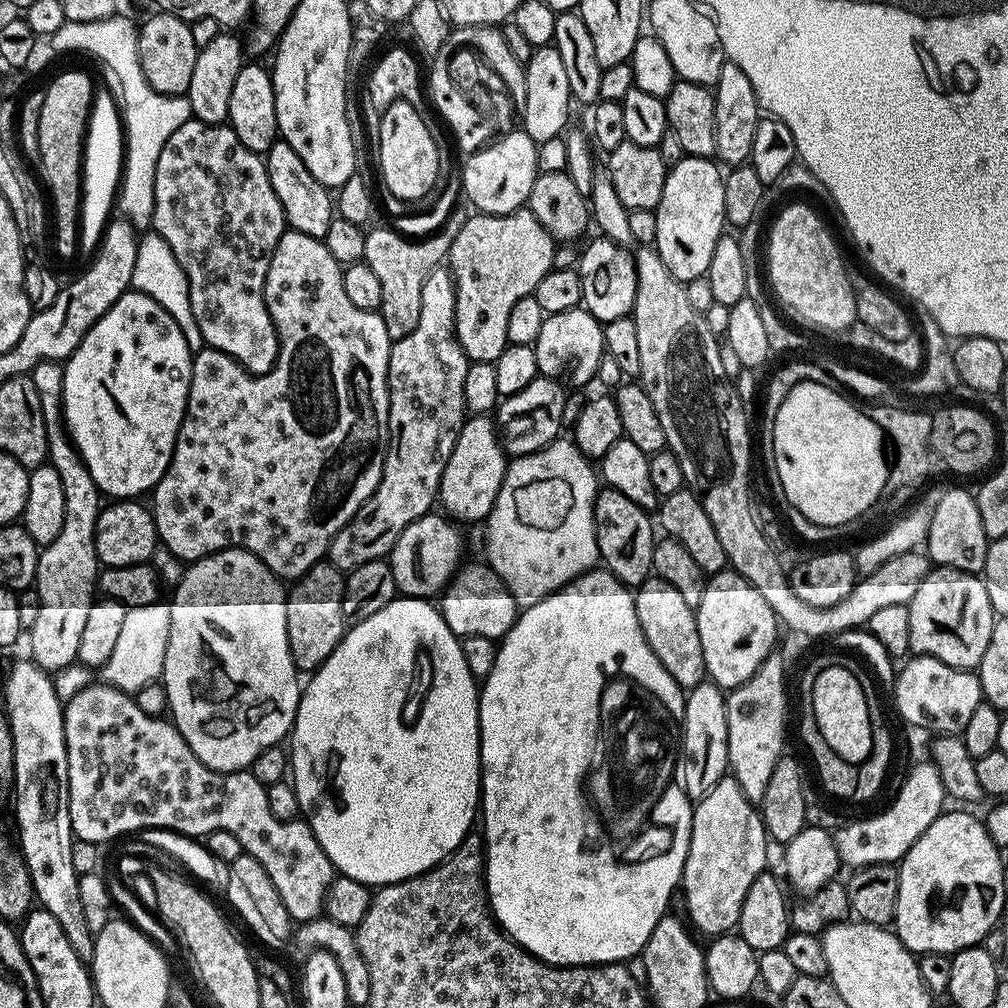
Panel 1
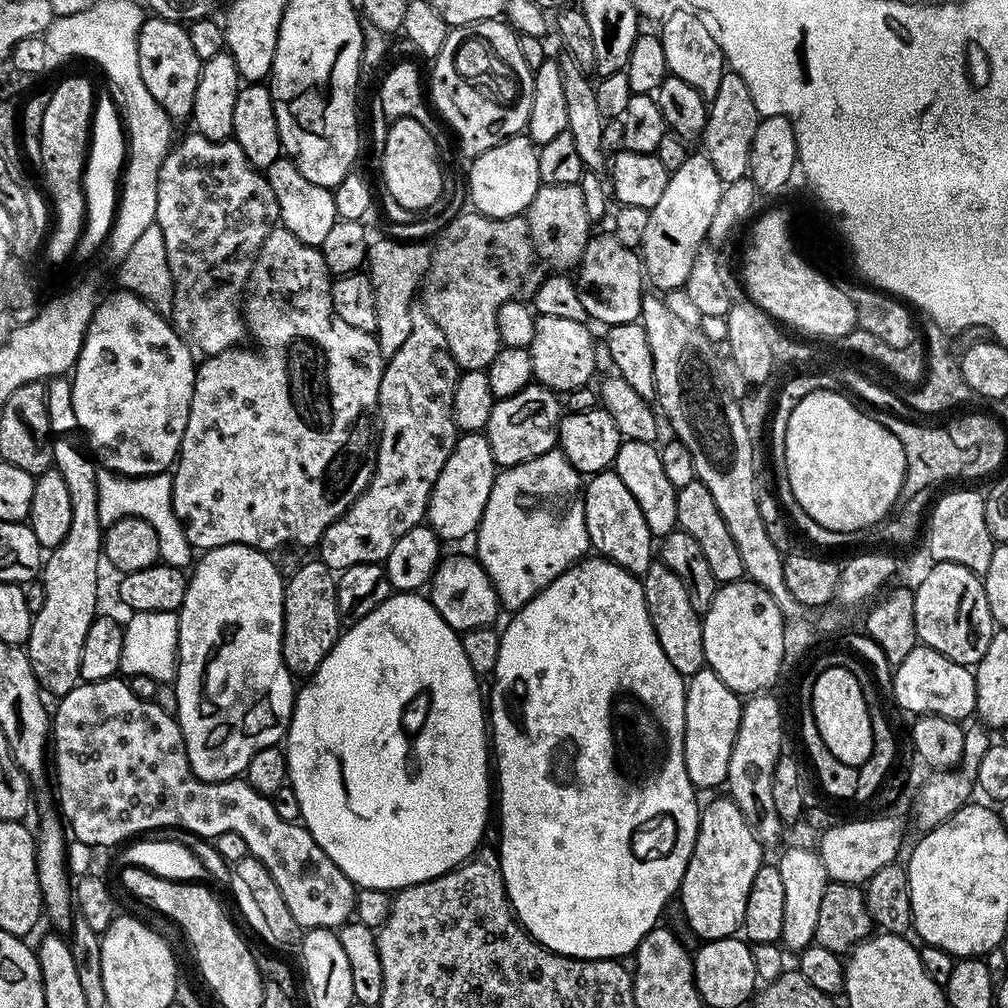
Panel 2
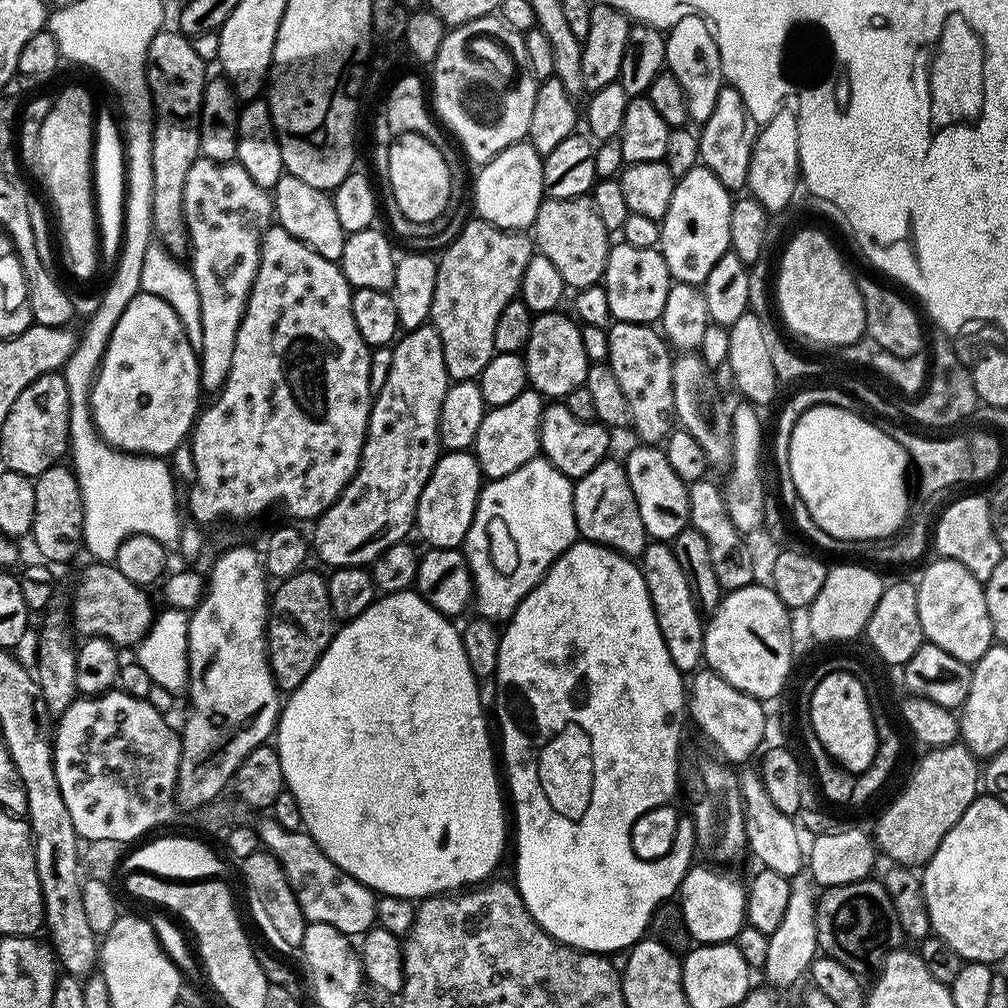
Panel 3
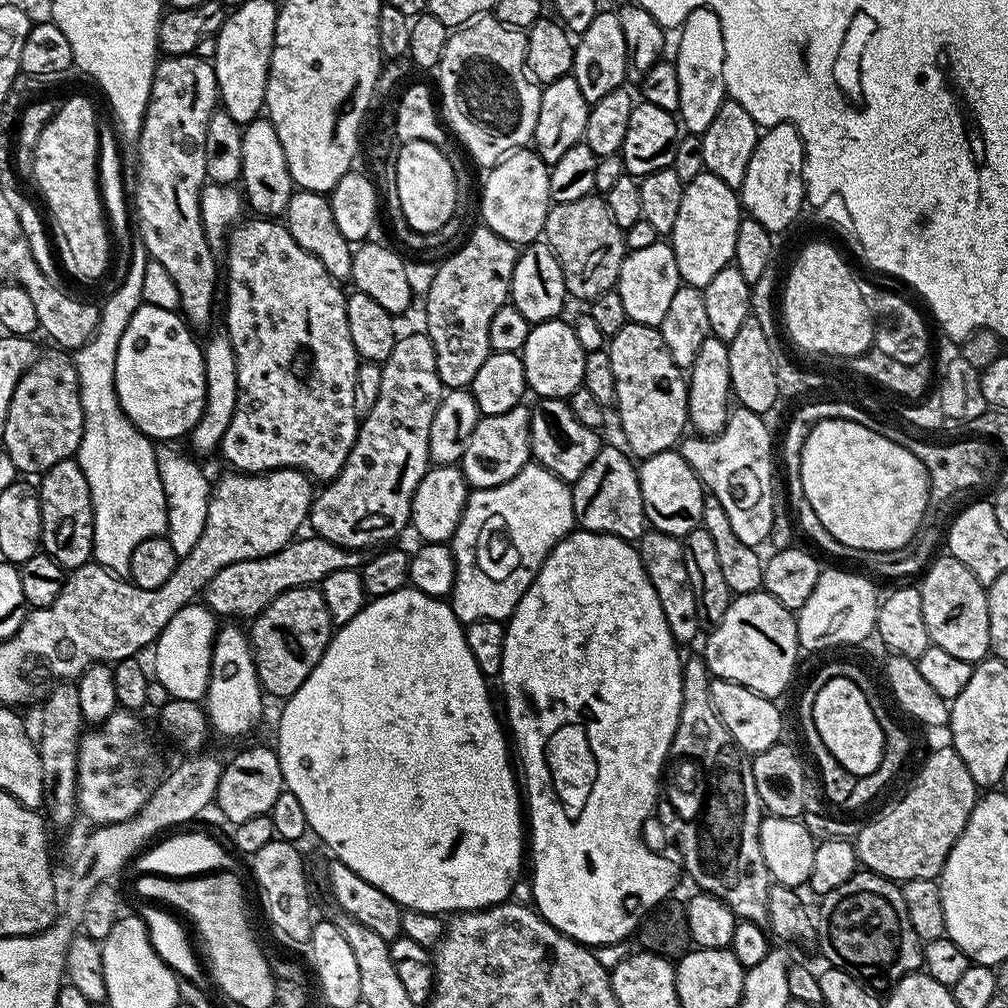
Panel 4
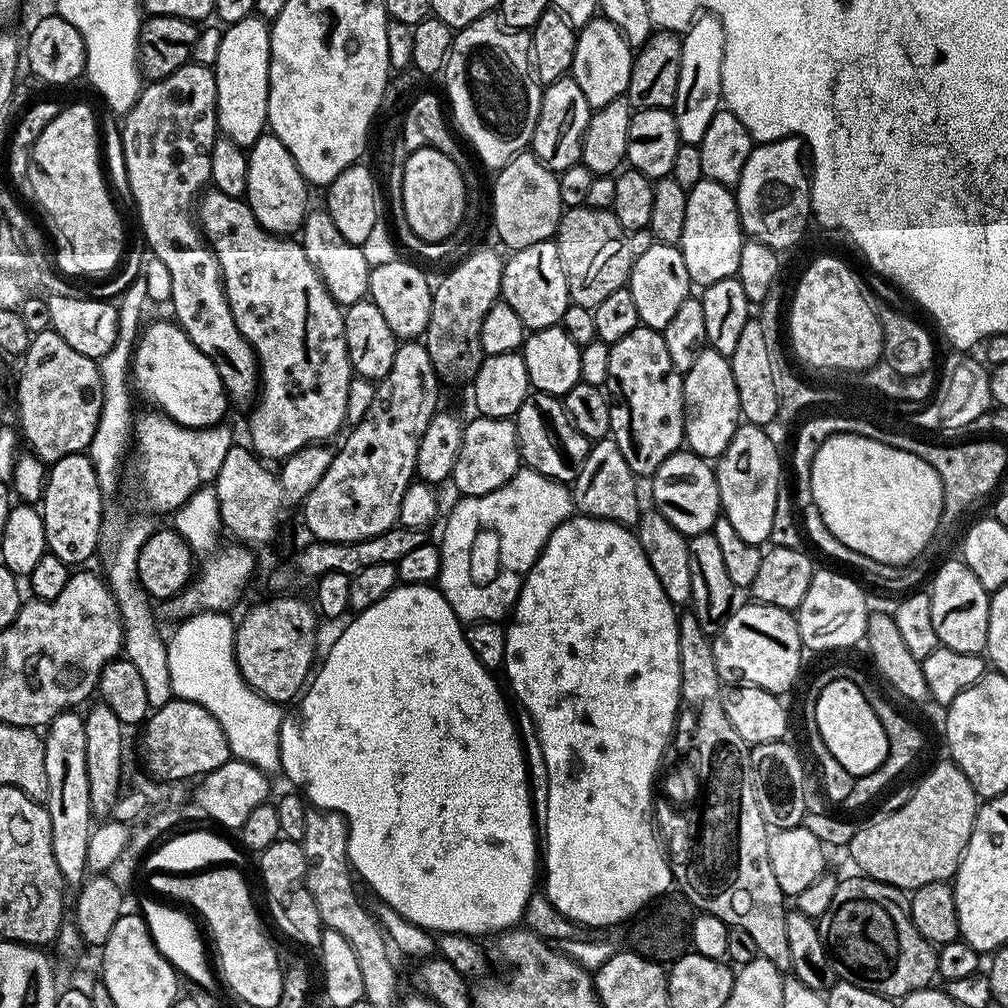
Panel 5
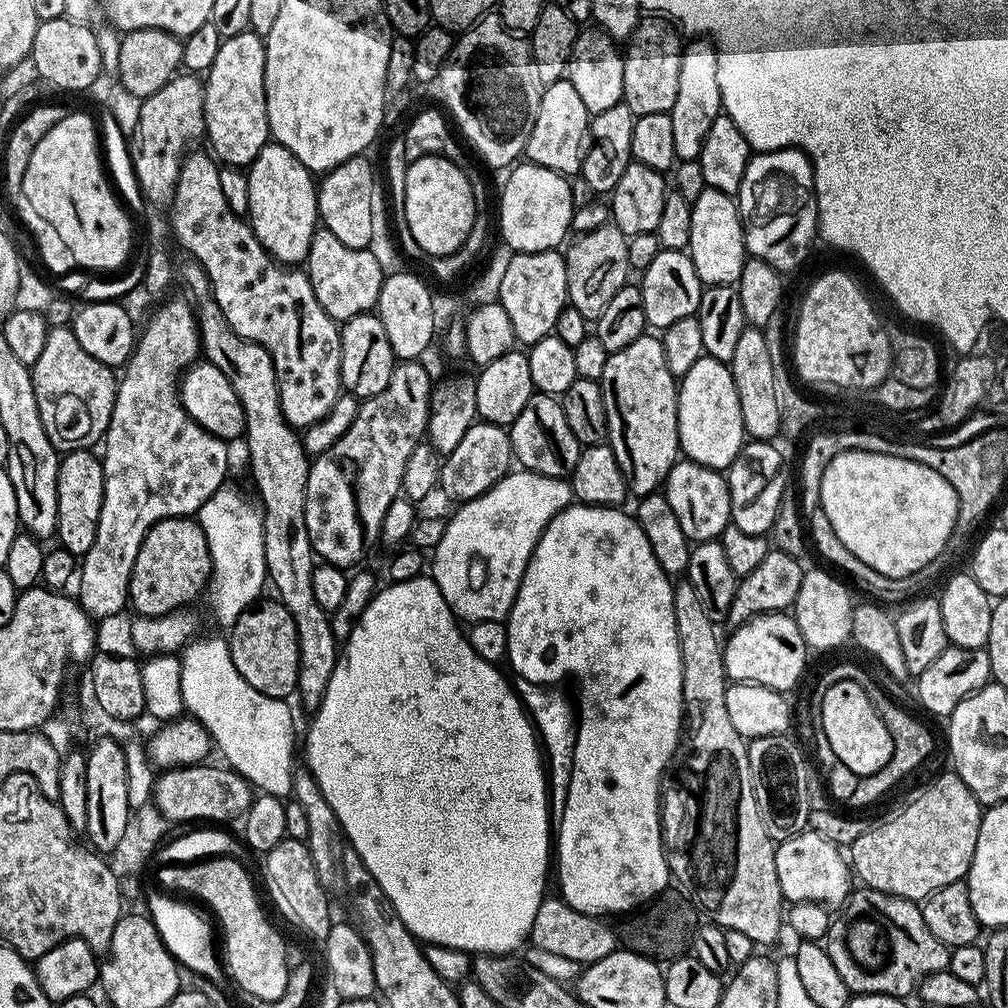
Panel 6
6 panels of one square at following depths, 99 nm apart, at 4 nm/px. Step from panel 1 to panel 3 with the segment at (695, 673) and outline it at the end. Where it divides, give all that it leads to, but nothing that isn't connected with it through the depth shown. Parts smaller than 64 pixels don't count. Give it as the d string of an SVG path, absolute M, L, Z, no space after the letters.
M649 542L638 557L640 573L646 578L646 590L650 590L650 602L654 606L654 618L658 618L658 630L662 630L662 642L670 650L670 662L678 666L682 674L692 674L705 663L705 617L696 609L694 594L690 594L690 582L678 563L671 543Z

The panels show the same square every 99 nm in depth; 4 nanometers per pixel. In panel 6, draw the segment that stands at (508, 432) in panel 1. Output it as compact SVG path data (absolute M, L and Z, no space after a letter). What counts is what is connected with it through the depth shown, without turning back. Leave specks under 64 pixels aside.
M475 422L466 430L466 434L462 435L462 440L458 443L458 446L455 446L453 452L443 457L440 466L439 491L444 491L450 499L456 500L455 502L477 500L482 493L489 492L494 484L508 475L513 464L511 435L501 425Z

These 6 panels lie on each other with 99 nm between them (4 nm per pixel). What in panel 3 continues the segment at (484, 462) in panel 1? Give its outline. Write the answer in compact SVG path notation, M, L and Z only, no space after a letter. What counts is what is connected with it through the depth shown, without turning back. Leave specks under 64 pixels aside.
M445 451L441 455L416 503L414 528L417 533L420 531L428 548L460 548L463 545L476 513L481 487L480 464L471 451Z

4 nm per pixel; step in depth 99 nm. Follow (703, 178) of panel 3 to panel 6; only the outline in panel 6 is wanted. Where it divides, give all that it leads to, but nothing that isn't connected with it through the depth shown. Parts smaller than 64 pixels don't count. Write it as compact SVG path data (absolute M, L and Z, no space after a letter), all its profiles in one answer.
M704 187L702 194L698 194L698 198L692 201L690 242L686 251L694 262L694 270L698 274L701 285L735 285L742 274L746 249L744 223L740 220L740 210L733 197L726 195L722 190Z

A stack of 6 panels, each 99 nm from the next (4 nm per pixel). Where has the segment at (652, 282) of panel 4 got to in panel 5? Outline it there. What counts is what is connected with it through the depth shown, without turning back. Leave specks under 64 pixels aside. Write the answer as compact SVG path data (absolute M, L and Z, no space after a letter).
M655 242L650 250L634 257L626 286L634 297L641 325L657 330L662 330L666 322L670 322L670 318L678 314L678 306L689 300L691 292L688 291L693 291L694 288L679 247Z

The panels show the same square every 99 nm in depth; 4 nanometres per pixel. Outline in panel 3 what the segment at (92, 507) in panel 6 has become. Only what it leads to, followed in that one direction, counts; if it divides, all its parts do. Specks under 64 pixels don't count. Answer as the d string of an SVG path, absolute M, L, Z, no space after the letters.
M61 462L50 466L50 470L42 470L42 474L34 480L34 522L30 533L30 540L36 543L36 548L41 552L43 559L49 565L64 564L76 555L81 555L84 546L84 507L82 494L76 481L76 473L67 463Z

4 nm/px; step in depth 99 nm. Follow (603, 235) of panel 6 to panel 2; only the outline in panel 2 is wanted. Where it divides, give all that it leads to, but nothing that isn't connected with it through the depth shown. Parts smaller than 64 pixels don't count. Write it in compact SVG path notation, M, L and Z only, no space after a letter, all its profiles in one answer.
M541 184L538 194L534 194L534 202L530 202L526 219L529 235L543 259L545 256L546 259L557 260L560 264L576 264L584 255L585 257L589 255L594 225L590 214L586 214L586 205L579 184L570 186Z

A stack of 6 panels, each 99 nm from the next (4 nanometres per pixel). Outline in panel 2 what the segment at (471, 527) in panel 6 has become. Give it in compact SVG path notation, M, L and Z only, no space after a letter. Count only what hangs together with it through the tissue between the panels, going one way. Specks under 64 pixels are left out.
M558 450L542 454L513 468L503 469L490 490L480 527L474 533L475 540L474 555L486 570L501 605L505 609L515 610L530 602L543 588L550 586L554 578L585 559L587 552L584 551L589 551L581 473L576 472L574 466L570 466L570 462Z

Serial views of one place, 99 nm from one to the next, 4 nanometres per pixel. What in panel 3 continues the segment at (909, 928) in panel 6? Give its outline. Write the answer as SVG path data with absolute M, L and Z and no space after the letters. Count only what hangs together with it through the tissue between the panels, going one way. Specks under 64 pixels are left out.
M869 878L850 882L823 889L819 893L816 901L816 942L819 951L825 956L834 958L842 966L846 966L846 970L864 974L867 968L875 969L884 957L901 947L900 940L904 939L904 931L898 926L898 916L894 914L890 896L886 894L883 883L879 879Z

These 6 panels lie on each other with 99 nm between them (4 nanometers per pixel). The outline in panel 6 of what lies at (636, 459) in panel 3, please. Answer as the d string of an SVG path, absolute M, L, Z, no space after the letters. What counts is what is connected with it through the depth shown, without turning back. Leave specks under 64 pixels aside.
M680 458L664 479L662 491L666 502L670 502L678 522L682 525L682 534L686 534L689 541L699 542L723 537L724 532L730 527L732 503L723 471Z

